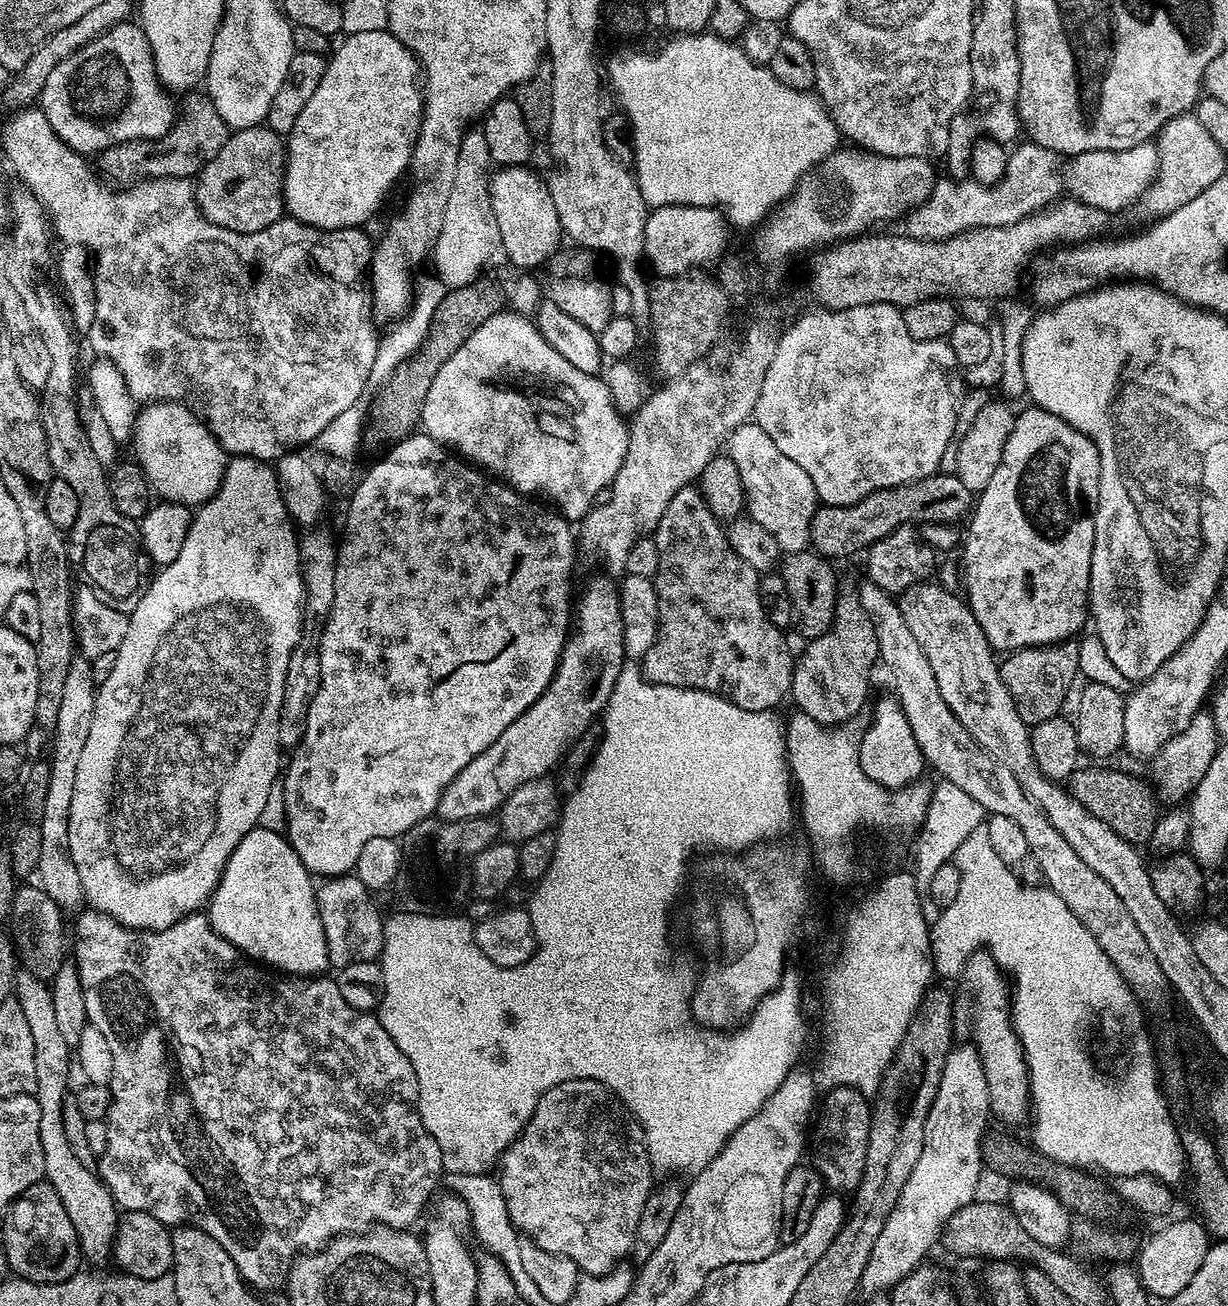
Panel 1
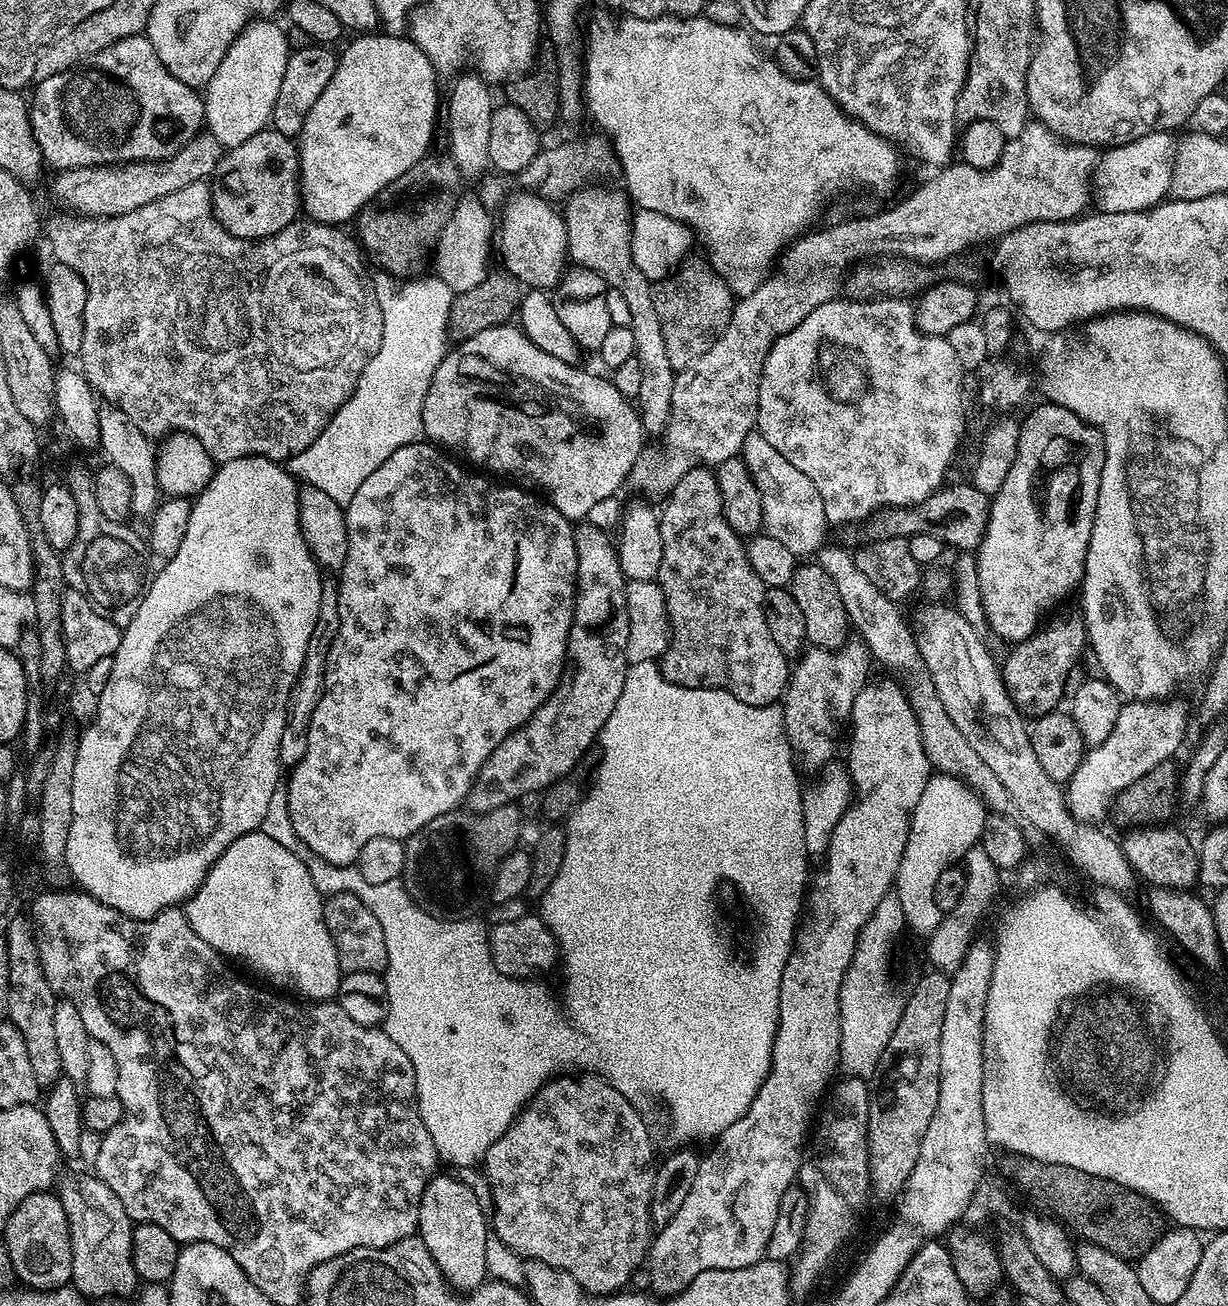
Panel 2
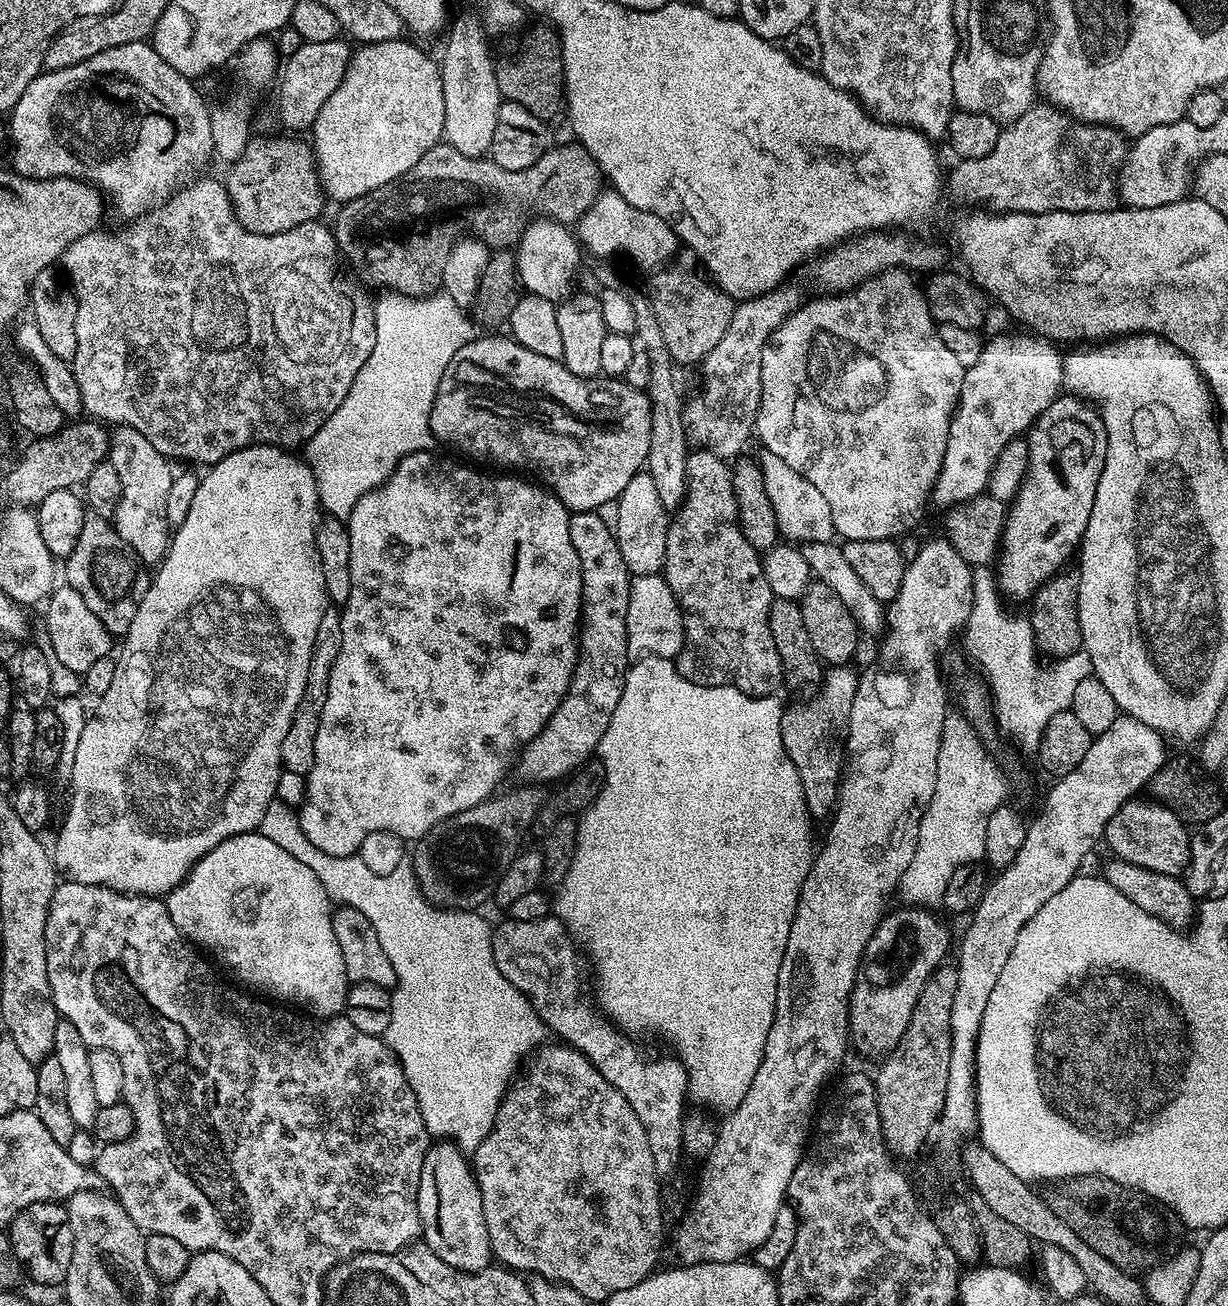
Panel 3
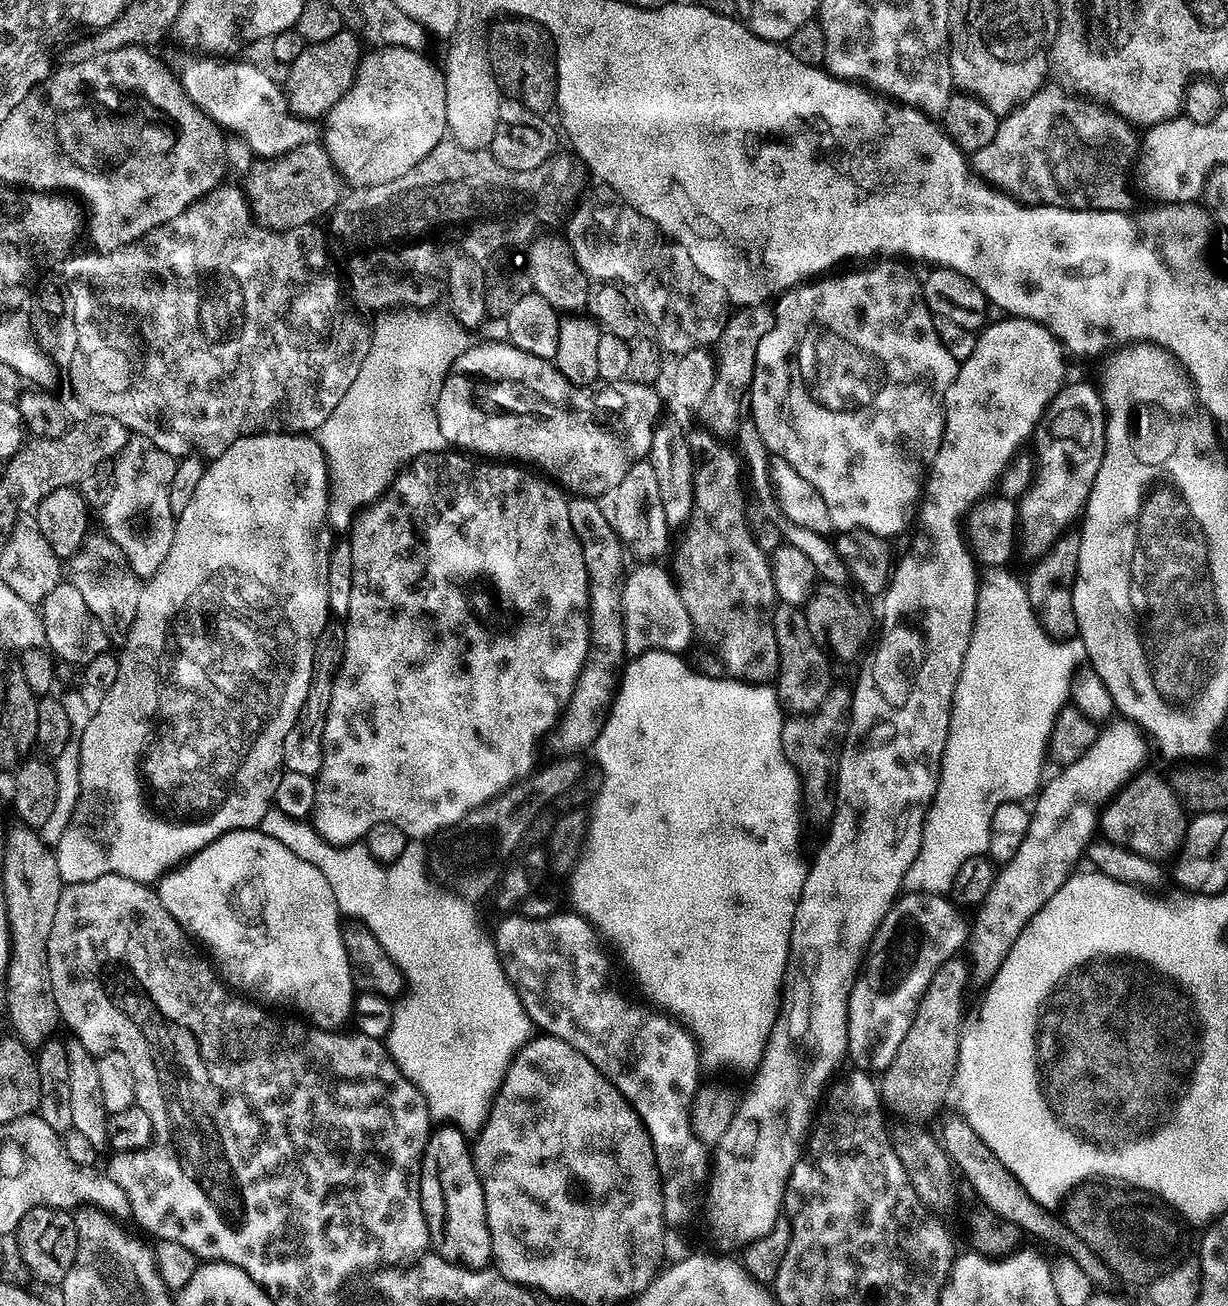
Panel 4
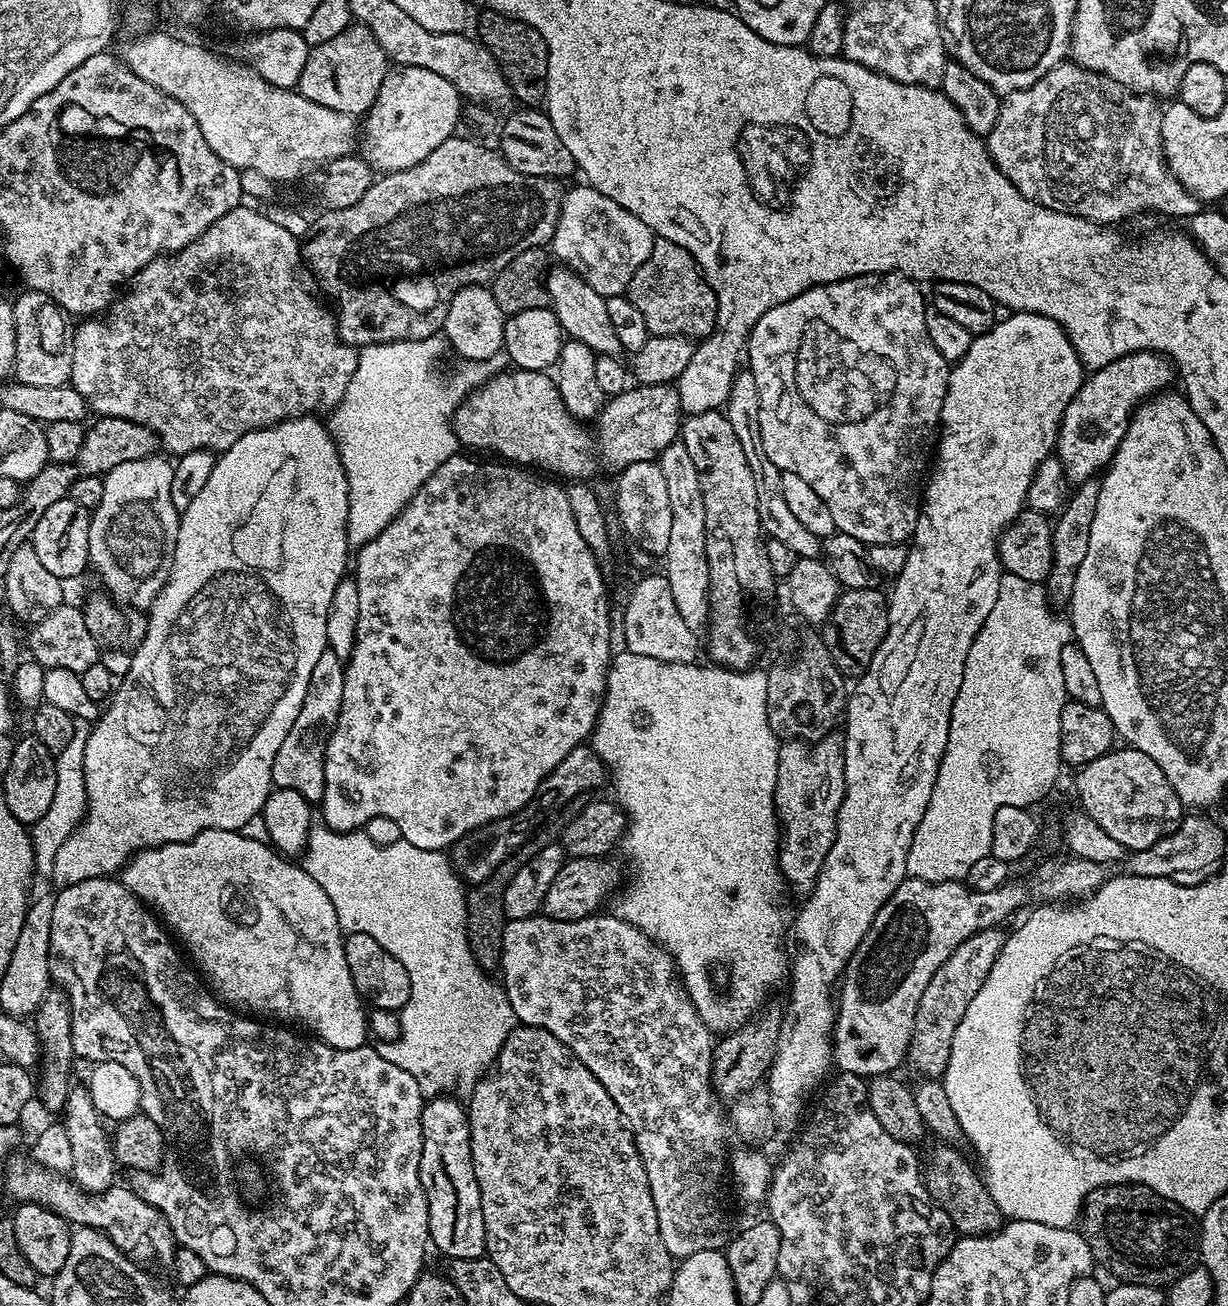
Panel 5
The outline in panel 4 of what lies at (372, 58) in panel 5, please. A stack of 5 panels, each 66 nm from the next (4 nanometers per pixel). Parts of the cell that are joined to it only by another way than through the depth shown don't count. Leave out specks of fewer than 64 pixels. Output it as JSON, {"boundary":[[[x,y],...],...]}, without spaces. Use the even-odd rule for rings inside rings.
{"boundary":[[[341,30],[334,34],[334,38],[326,38],[326,42],[304,44],[287,65],[286,95],[293,112],[305,118],[319,118],[327,114],[352,89],[362,63],[360,48],[361,39],[349,30]]]}

